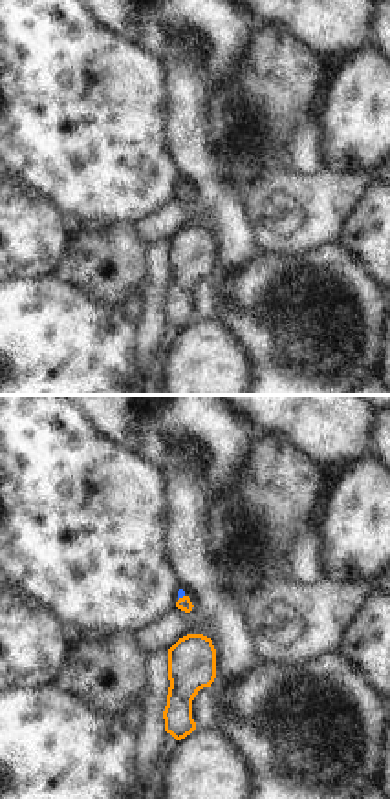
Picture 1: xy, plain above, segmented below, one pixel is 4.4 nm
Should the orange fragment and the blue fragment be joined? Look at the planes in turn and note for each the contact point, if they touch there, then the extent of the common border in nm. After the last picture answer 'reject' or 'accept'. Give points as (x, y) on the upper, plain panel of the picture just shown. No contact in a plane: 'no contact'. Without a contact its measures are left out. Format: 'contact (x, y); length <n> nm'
contact (180, 189); length 40 nm

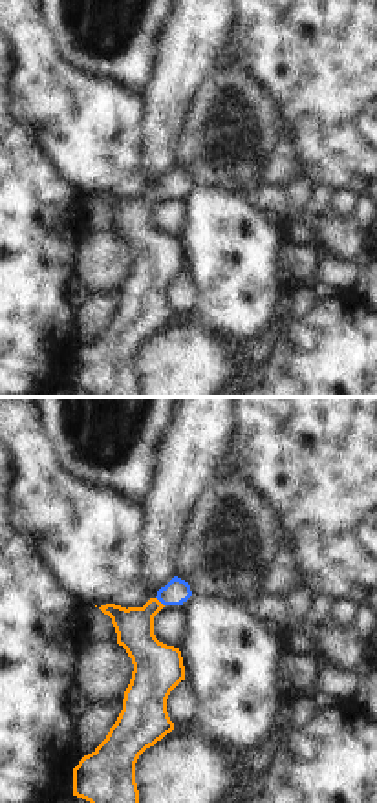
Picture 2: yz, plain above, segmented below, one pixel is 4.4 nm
contact (160, 192); length 60 nm

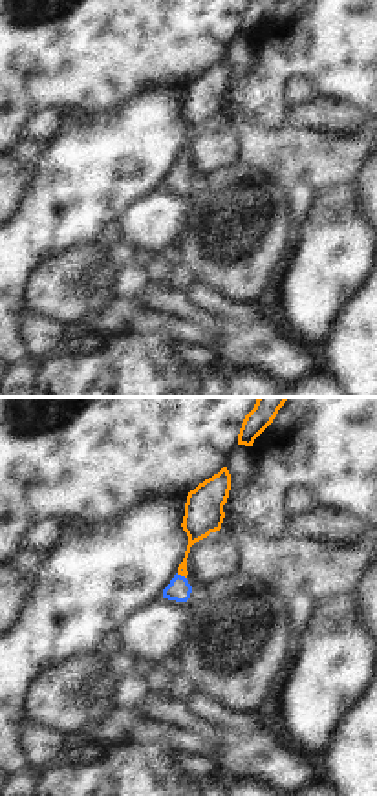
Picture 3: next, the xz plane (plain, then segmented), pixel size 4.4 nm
contact (182, 165); length 50 nm

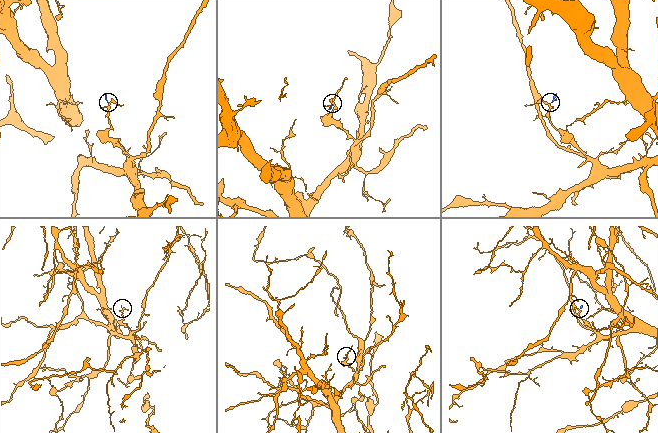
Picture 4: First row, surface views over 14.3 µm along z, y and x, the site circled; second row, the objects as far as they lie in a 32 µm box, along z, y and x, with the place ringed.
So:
accept

